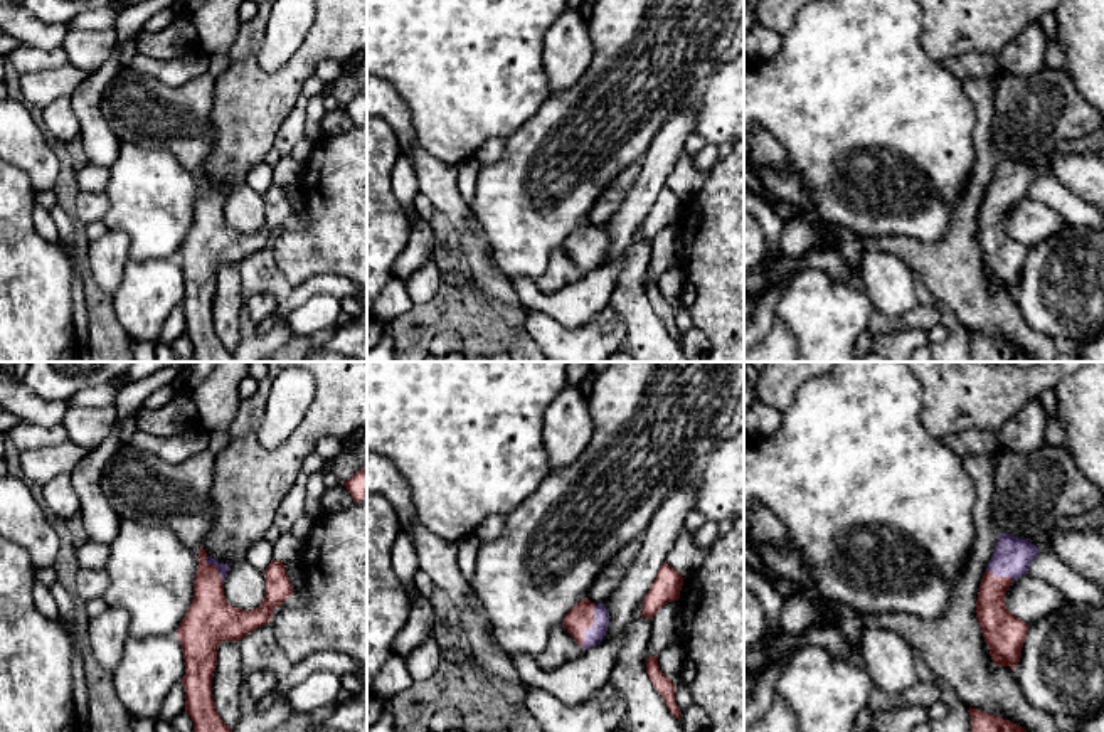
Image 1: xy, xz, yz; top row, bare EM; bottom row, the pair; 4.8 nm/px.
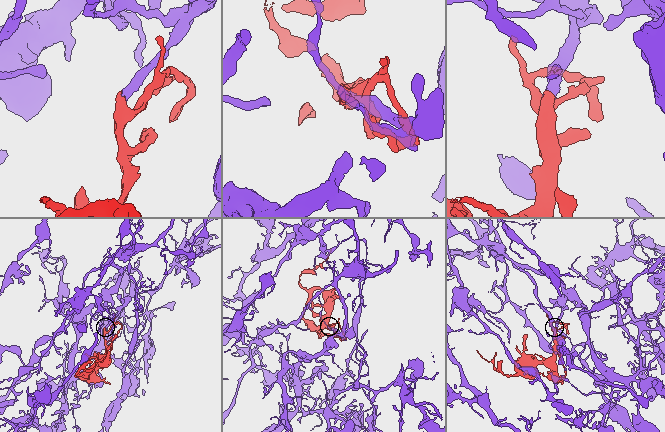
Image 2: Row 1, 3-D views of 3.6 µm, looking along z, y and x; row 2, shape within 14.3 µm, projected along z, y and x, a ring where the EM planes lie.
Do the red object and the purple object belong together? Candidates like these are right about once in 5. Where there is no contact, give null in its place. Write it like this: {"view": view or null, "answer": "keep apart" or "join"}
{"view": "xz", "answer": "join"}

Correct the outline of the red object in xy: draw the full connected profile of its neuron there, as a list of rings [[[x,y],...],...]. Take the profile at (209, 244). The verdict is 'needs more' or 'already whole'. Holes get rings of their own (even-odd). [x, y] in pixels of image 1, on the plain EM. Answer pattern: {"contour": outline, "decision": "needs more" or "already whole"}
{"contour": [[[199,172],[194,224],[182,242],[177,261],[185,283],[185,335],[194,345],[194,362],[234,362],[212,321],[217,271],[222,264],[241,264],[271,246],[273,234],[293,219],[284,187],[273,183],[266,192],[266,219],[257,232],[242,234],[227,227],[224,204],[227,187],[219,187]]], "decision": "needs more"}

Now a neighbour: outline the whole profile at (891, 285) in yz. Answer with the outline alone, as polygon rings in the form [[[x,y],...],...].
[[[870,246],[862,256],[860,276],[873,310],[900,316],[917,305],[916,274],[897,254]]]

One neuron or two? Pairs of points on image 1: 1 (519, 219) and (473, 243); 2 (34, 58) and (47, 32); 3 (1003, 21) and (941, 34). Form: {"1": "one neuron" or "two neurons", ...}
{"1": "two neurons", "2": "two neurons", "3": "one neuron"}

